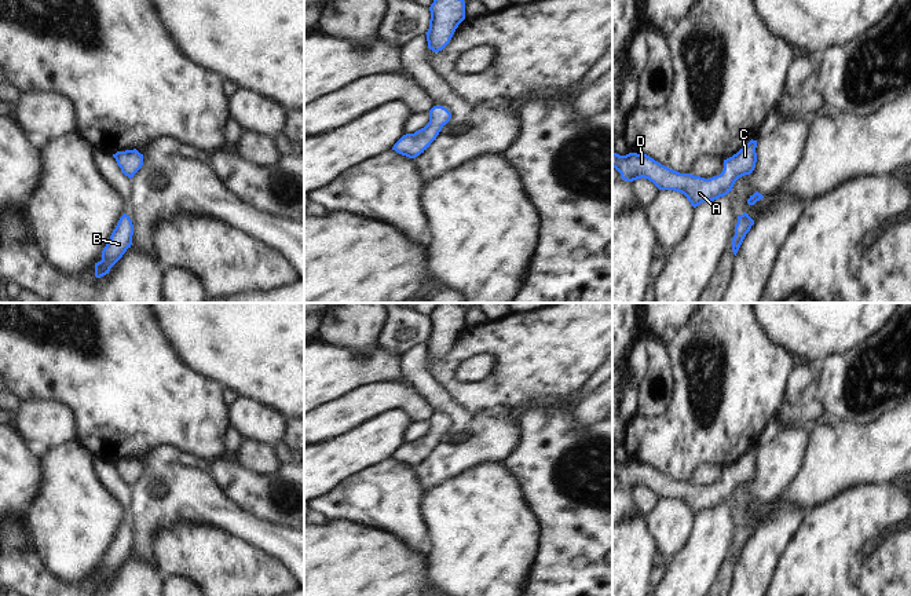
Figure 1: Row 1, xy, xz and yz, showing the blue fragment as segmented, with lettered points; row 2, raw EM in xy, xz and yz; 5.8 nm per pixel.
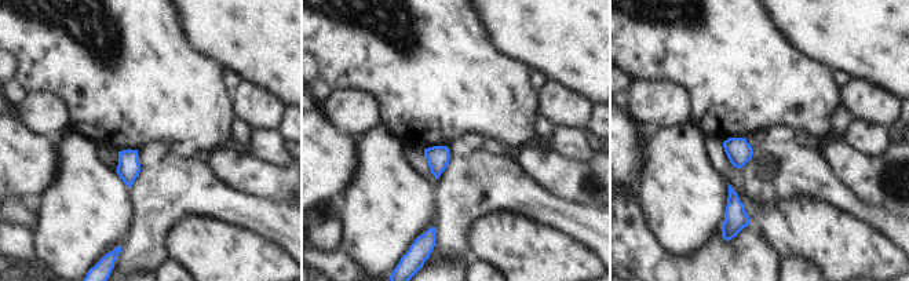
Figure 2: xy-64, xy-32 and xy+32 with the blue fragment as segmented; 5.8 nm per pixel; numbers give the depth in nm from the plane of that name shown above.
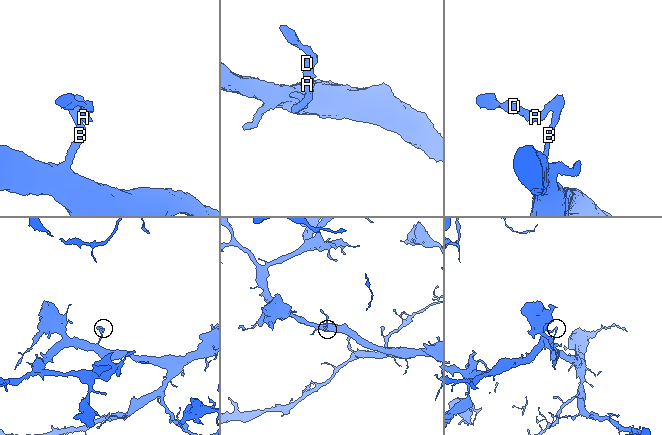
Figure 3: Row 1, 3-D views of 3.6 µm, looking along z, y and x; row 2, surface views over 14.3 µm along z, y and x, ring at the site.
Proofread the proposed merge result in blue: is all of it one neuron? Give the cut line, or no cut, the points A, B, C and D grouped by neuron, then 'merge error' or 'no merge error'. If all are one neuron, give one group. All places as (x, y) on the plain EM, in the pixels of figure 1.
no cut; A B C D; no merge error

